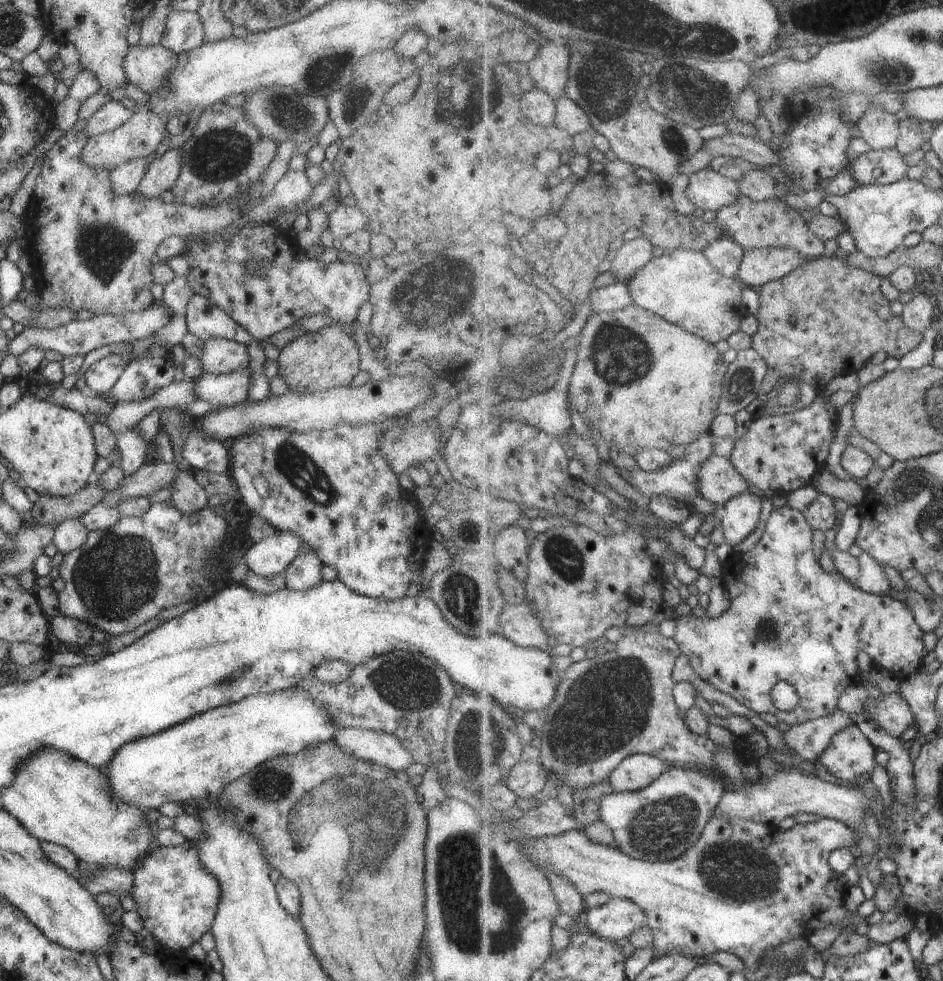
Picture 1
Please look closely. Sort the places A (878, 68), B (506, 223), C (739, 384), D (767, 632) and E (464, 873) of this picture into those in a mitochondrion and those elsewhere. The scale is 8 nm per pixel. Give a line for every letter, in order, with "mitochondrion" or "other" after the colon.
A: mitochondrion
B: other
C: mitochondrion
D: mitochondrion
E: mitochondrion

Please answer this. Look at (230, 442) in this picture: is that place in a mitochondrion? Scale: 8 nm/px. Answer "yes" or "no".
no

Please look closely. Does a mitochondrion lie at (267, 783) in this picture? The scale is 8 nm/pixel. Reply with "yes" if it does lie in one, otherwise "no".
yes

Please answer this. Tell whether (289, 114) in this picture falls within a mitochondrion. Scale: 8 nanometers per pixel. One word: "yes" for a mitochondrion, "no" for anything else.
yes

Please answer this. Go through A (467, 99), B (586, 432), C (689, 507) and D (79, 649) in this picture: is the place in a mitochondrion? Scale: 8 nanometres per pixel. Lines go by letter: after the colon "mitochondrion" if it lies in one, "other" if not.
A: mitochondrion
B: other
C: other
D: other

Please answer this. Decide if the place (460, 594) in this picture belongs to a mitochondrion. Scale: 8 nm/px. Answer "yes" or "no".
yes

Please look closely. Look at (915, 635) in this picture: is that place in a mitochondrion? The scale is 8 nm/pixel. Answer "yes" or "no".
no

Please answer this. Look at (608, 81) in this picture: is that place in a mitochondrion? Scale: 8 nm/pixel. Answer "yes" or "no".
yes

